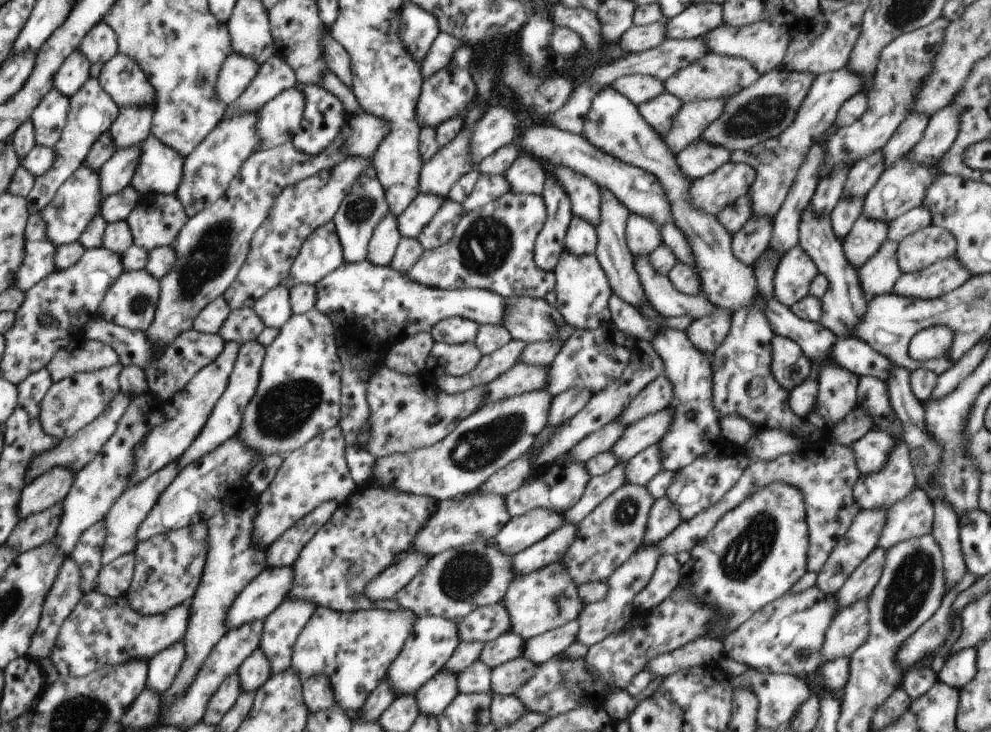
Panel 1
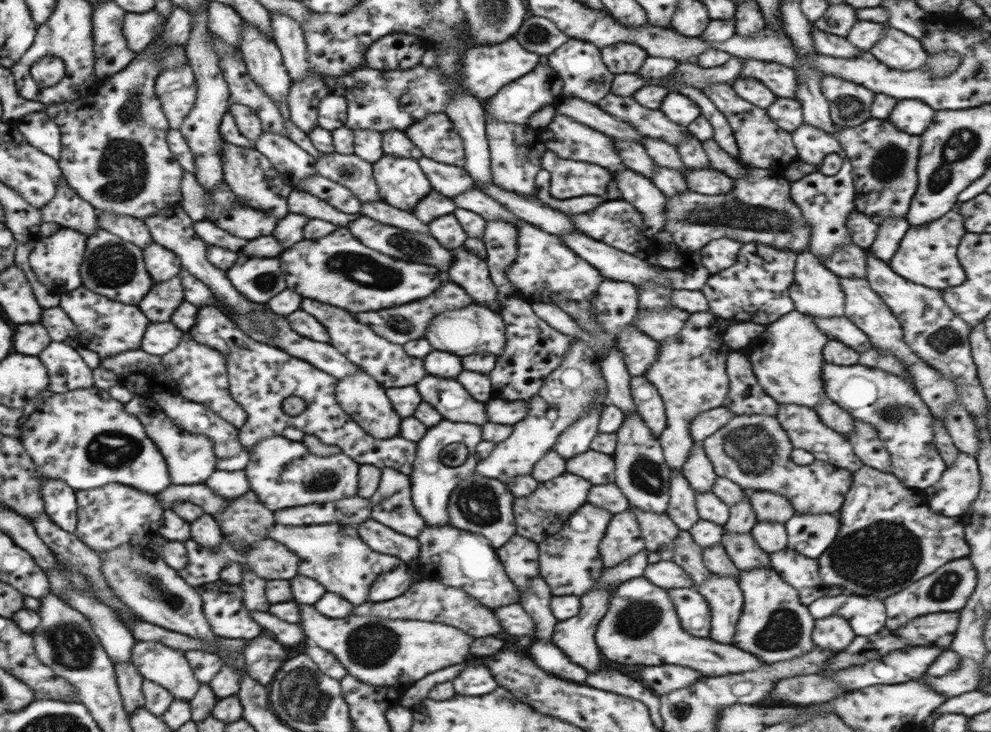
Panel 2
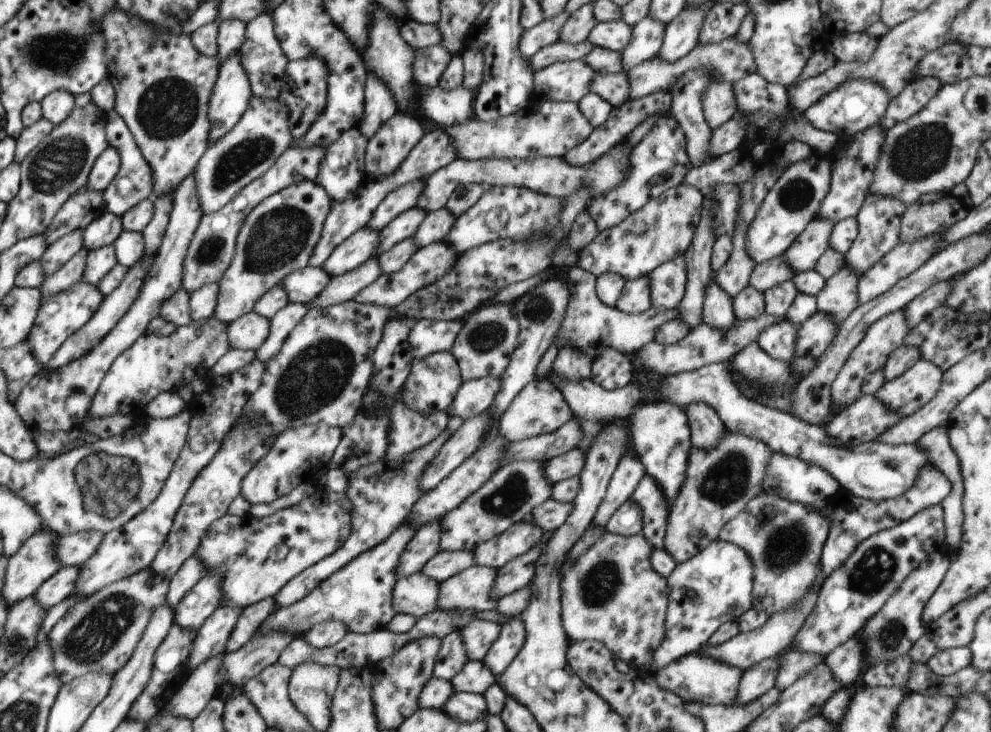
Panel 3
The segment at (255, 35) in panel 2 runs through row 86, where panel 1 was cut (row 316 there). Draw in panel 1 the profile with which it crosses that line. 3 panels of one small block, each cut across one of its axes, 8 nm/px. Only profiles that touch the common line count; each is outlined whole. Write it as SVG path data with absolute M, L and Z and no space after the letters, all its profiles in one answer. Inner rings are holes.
M286 284L278 285L270 289L264 296L255 302L253 309L260 315L266 327L274 327L279 330L291 317L290 291Z

